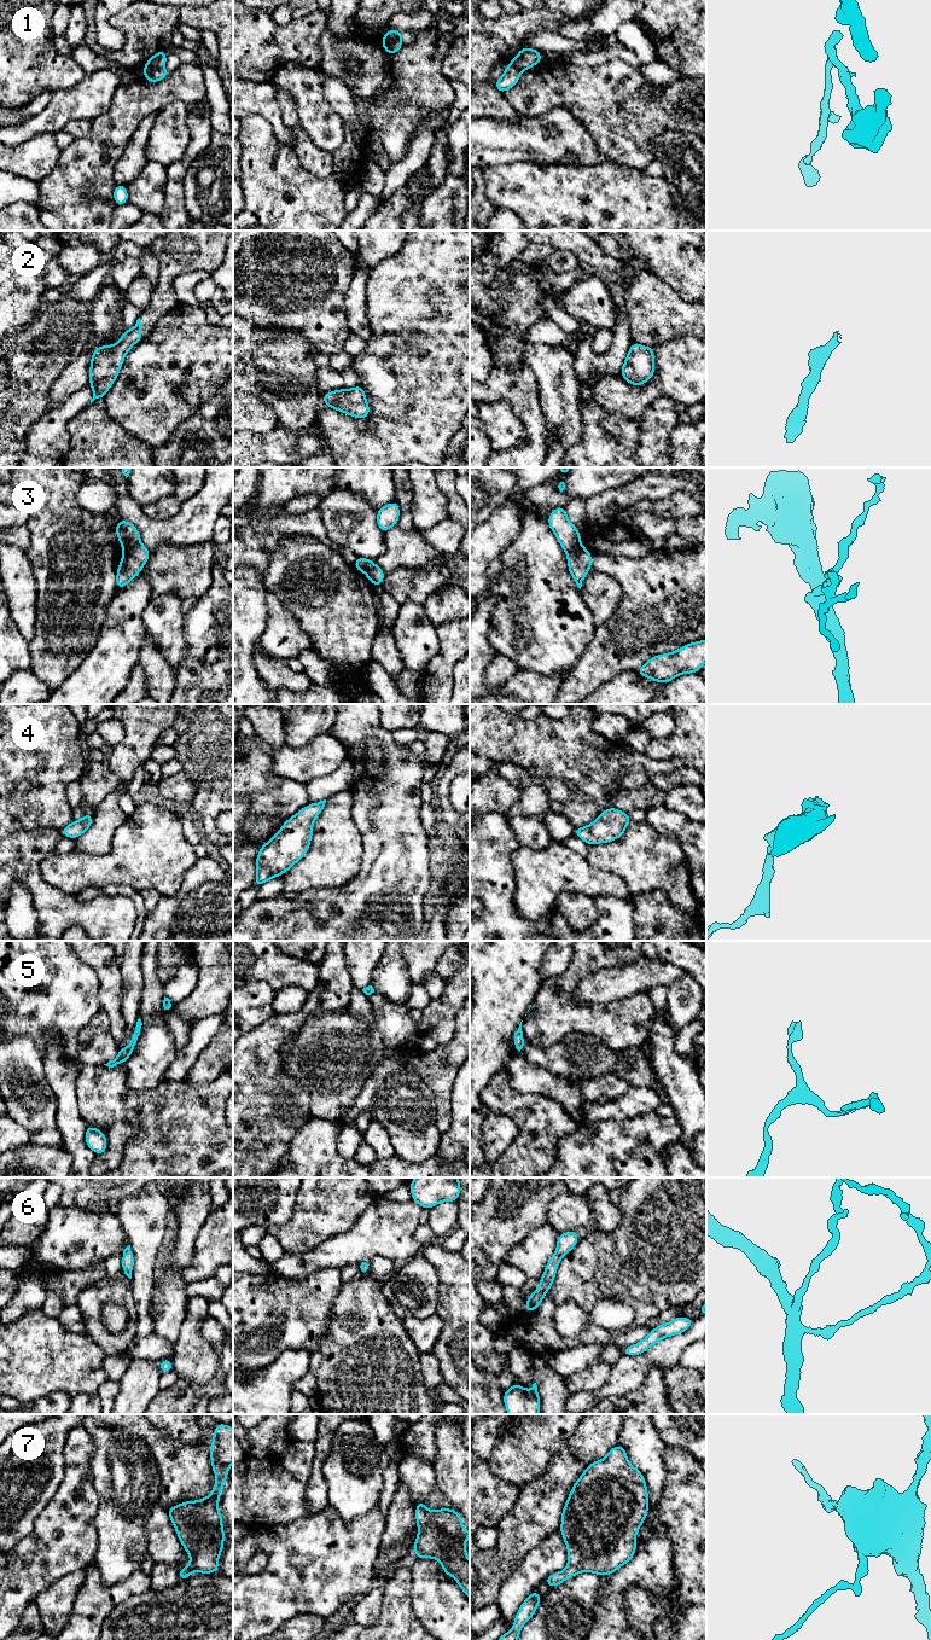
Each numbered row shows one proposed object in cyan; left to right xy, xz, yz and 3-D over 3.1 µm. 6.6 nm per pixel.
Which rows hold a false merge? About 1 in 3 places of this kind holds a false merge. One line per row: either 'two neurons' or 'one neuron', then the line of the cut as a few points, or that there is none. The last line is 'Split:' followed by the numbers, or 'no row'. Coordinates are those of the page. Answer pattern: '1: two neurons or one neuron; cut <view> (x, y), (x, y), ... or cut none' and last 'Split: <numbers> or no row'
1: two neurons; cut xy (163, 67), (144, 69)
2: one neuron; cut none
3: two neurons; cut xy (139, 541), (124, 552)
4: one neuron; cut none
5: one neuron; cut none
6: one neuron; cut none
7: one neuron; cut none
Split: 1, 3

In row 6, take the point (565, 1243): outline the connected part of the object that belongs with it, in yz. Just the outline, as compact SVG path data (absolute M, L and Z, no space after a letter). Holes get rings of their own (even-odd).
M570 1231L558 1235L555 1252L551 1256L549 1262L540 1278L540 1285L525 1301L525 1312L531 1313L541 1304L554 1281L561 1257L570 1252L578 1240L577 1231Z

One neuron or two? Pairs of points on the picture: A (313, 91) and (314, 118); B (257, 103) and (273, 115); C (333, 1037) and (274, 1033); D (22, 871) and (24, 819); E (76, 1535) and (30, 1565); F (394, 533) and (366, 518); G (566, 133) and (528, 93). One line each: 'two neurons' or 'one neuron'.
A: one neuron
B: one neuron
C: two neurons
D: two neurons
E: one neuron
F: two neurons
G: two neurons

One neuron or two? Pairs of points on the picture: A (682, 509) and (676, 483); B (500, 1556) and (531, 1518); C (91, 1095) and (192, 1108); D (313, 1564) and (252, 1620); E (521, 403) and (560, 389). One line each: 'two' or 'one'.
A: two
B: one
C: one
D: one
E: two

